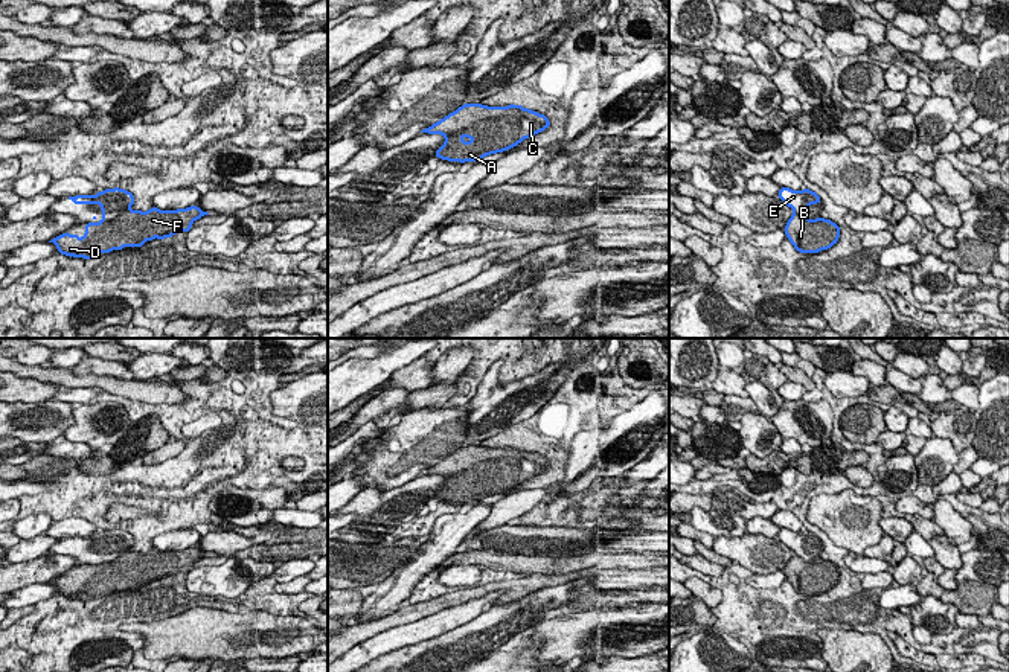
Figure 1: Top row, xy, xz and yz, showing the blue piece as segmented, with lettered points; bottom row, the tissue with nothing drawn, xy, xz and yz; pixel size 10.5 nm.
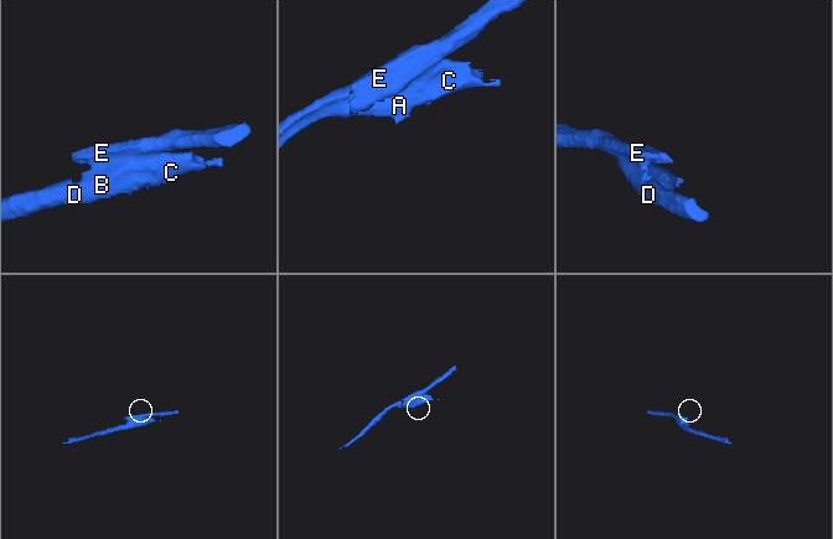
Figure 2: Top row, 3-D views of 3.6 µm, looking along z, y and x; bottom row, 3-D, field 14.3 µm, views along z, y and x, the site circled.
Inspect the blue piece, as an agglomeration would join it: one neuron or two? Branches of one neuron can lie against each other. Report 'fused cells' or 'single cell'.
fused cells

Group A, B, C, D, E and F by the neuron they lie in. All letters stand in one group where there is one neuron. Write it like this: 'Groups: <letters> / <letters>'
Groups: A B C D F / E

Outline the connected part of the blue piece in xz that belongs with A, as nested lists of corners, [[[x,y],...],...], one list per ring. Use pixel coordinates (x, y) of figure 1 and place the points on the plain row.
[[[465,445],[421,474],[445,478],[445,485],[434,494],[440,501],[476,504],[485,497],[508,492],[549,468],[550,462],[544,456],[521,446]]]

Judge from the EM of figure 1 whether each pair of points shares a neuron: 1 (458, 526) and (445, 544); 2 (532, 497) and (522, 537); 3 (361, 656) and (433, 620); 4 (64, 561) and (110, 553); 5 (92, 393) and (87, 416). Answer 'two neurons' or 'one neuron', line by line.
1: one neuron
2: two neurons
3: one neuron
4: two neurons
5: two neurons

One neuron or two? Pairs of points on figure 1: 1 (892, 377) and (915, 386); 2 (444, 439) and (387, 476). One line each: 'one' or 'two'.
1: one
2: one

